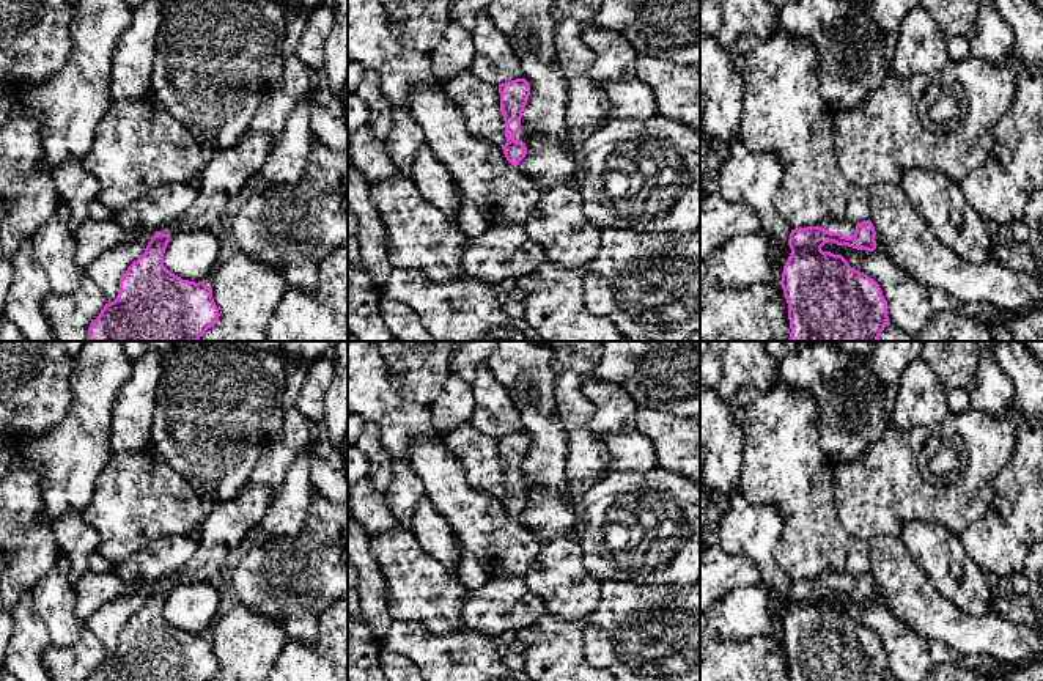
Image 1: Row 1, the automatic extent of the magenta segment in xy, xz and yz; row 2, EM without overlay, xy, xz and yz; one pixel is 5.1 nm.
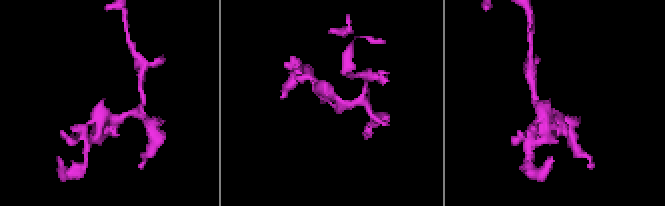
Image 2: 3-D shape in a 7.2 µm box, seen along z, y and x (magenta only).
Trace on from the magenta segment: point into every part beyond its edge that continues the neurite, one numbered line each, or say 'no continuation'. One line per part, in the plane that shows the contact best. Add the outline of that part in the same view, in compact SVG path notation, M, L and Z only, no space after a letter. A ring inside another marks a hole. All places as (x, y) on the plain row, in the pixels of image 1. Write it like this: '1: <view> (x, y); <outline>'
1: yz (845, 581); M840 572L826 574L821 580L831 585L842 585L846 590L851 590L856 583L856 577Z

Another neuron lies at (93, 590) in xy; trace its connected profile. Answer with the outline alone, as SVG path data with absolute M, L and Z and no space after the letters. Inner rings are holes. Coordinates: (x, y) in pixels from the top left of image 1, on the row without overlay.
M88 569L74 585L77 599L76 615L79 620L85 621L101 606L135 593L137 587L137 582L121 579L113 569L109 569L107 572L93 572Z

